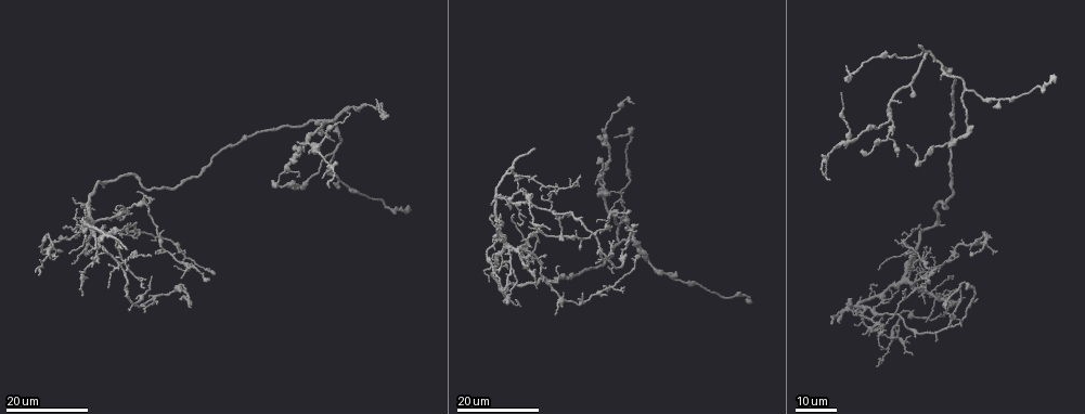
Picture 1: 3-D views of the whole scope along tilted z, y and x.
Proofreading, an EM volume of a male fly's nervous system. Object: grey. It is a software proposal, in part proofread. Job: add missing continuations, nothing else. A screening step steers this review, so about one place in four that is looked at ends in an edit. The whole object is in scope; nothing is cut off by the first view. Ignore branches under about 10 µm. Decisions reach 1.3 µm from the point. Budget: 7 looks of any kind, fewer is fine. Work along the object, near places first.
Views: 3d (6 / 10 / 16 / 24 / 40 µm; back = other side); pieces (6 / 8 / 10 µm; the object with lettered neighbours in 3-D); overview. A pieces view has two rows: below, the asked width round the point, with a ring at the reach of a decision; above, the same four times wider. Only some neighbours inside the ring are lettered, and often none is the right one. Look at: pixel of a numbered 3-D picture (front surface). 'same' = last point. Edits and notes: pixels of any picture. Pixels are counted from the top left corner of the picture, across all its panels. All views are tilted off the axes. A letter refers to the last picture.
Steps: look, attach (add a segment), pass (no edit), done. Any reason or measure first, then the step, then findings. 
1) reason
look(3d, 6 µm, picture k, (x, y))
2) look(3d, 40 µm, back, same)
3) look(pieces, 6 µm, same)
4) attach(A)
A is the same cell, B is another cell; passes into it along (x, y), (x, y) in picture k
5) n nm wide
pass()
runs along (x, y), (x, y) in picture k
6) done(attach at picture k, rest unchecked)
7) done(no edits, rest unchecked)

branch stops here
look(3d, 24 µm, picture 1, (533, 150))

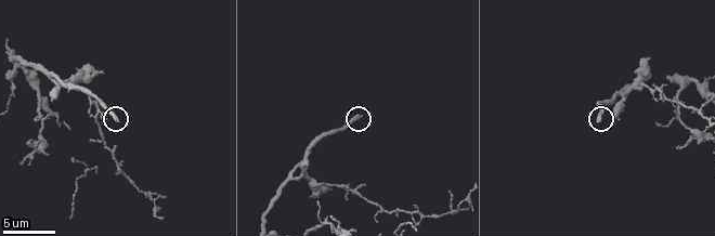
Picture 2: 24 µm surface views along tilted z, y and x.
look(3d, 6 µm, picture 2, (362, 117))

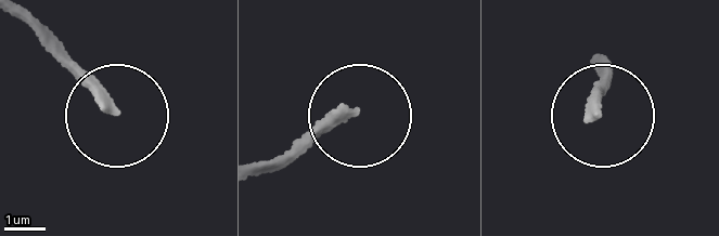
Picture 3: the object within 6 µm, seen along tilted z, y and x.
see the neighbours
look(pieces, 8 µm, picture 3, (107, 108))

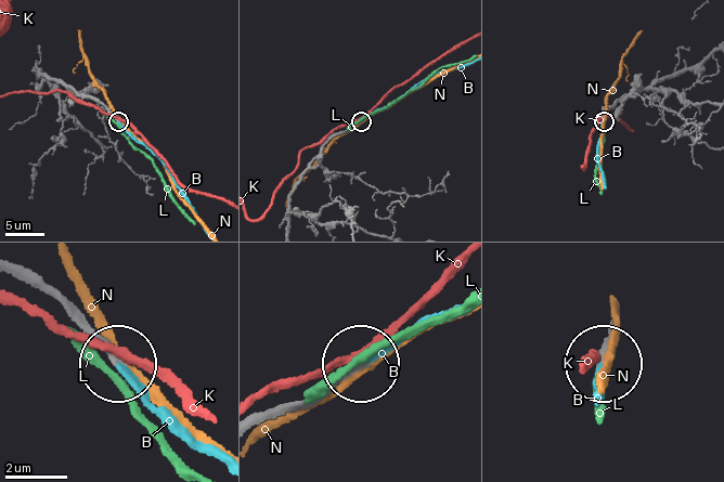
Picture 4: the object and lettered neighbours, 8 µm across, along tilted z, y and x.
attach(B)
B is the same cell, K, L and N are other cells; the neuron continues

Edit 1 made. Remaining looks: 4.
look(overview)

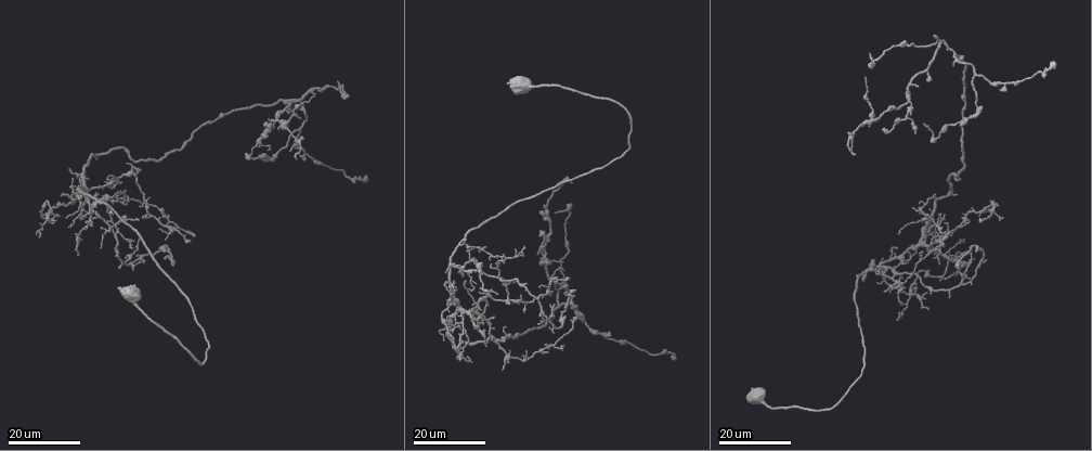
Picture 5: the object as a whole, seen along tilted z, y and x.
an open end
look(3d, 16 µm, picture 5, (568, 279))

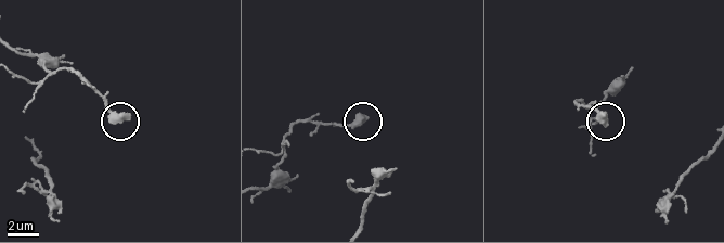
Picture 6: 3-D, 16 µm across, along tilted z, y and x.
look(pieces, 6 µm, picture 6, (129, 117))

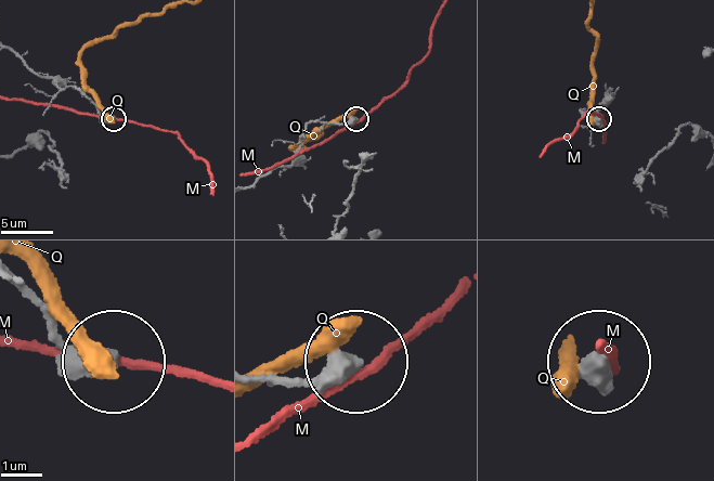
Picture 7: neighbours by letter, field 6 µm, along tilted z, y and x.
pass()
M and Q are other cells; runs along (252, 183), (291, 164), (309, 124), (354, 118) in picture 7; none of them fits

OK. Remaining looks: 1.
done(attach at picture 4, rest unchecked)

